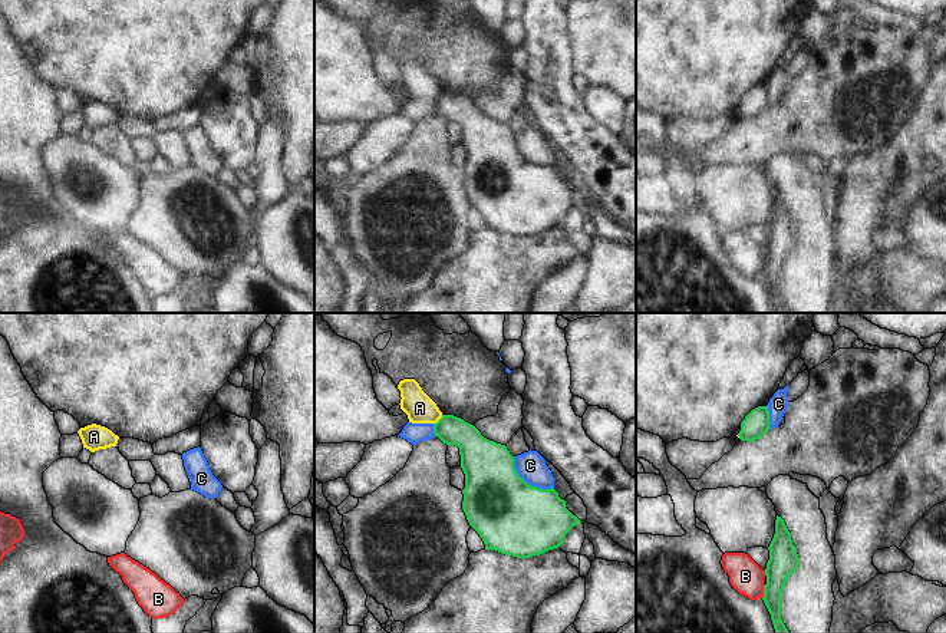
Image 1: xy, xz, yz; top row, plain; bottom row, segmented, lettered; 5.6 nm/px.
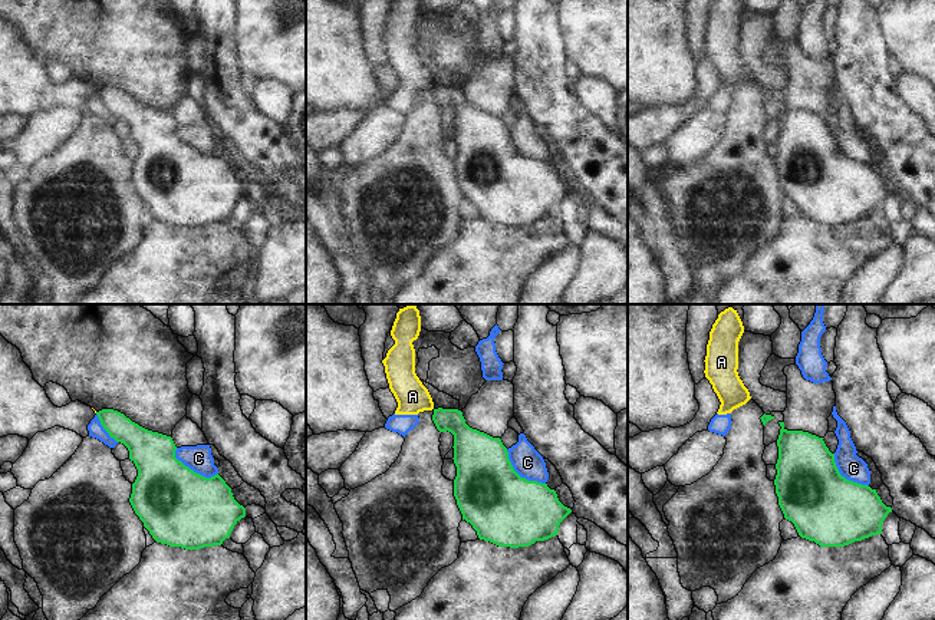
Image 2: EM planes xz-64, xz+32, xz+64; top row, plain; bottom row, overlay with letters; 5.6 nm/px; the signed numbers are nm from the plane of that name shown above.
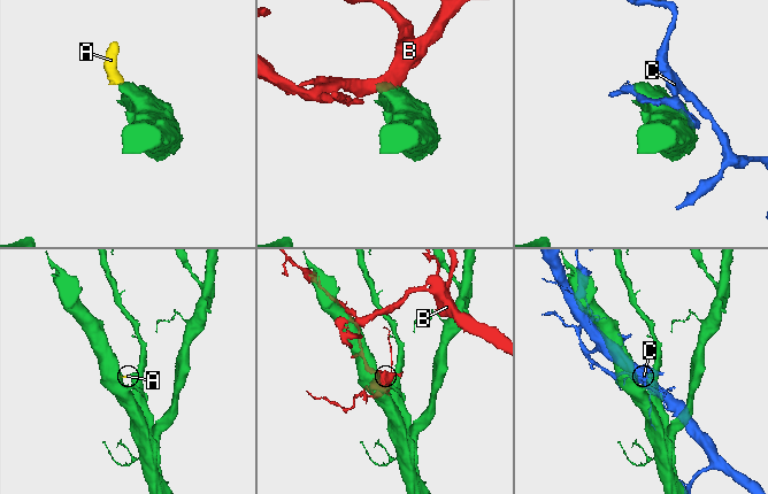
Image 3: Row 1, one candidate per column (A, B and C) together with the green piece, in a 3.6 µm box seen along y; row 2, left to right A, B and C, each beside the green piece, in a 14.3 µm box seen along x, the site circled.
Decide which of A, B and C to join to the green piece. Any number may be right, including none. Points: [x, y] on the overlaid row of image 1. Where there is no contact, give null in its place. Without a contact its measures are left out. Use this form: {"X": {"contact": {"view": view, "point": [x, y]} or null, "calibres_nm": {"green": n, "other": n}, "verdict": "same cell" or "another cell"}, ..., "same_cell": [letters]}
{"A": {"contact": {"view": "xz", "point": [439, 419]}, "calibres_nm": {"green": 170, "other": 160}, "verdict": "another cell"}, "B": {"contact": {"view": "yz", "point": [764, 592]}, "calibres_nm": {"green": 160, "other": 190}, "verdict": "another cell"}, "C": {"contact": {"view": "xz", "point": [526, 483]}, "calibres_nm": {"green": 420, "other": 160}, "verdict": "another cell"}, "same_cell": []}

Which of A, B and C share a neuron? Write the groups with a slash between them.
A C / B

